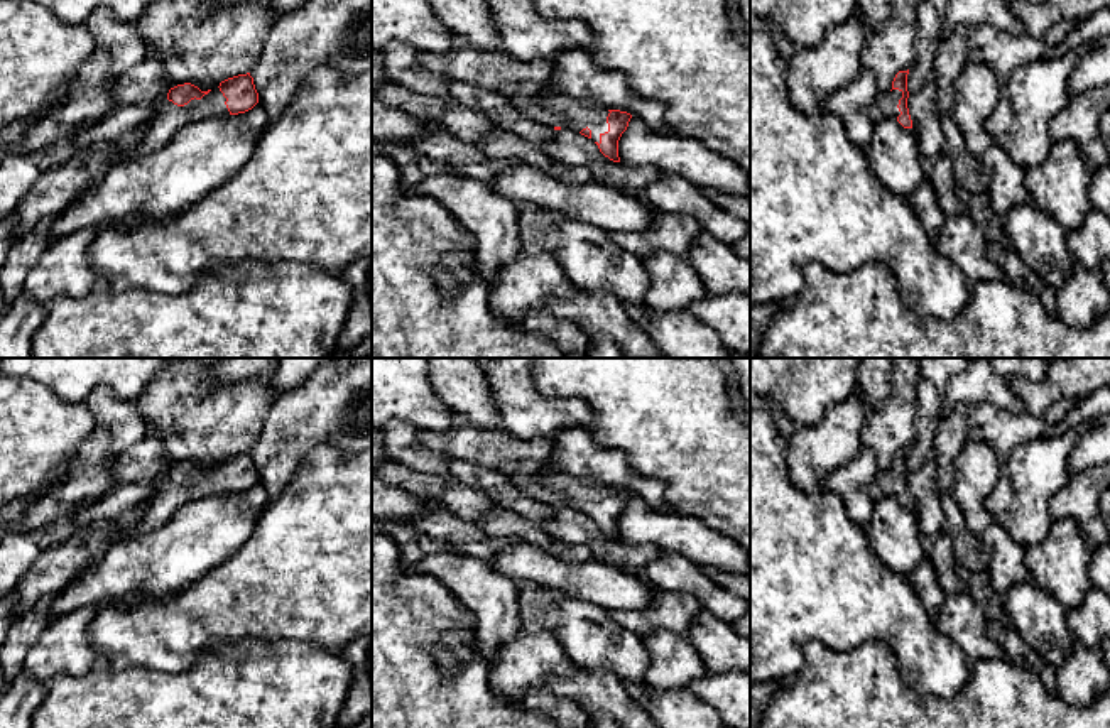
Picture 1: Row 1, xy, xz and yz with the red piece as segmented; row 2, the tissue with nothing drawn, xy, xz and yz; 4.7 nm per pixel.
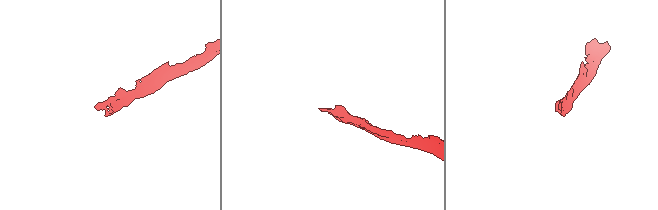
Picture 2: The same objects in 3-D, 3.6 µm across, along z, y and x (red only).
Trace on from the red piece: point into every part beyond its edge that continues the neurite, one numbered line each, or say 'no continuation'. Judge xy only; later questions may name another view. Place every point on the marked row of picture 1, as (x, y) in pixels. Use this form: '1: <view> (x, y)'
1: xy (168, 119)

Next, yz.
1: yz (886, 105)

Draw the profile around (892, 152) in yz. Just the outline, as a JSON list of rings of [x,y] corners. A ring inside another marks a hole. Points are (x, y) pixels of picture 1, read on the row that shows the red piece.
[[[895,118],[875,122],[865,154],[875,177],[892,193],[909,198],[922,182],[917,135]]]

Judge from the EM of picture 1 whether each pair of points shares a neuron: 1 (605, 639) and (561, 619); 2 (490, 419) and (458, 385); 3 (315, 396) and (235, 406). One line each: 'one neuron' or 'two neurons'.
1: one neuron
2: one neuron
3: two neurons

